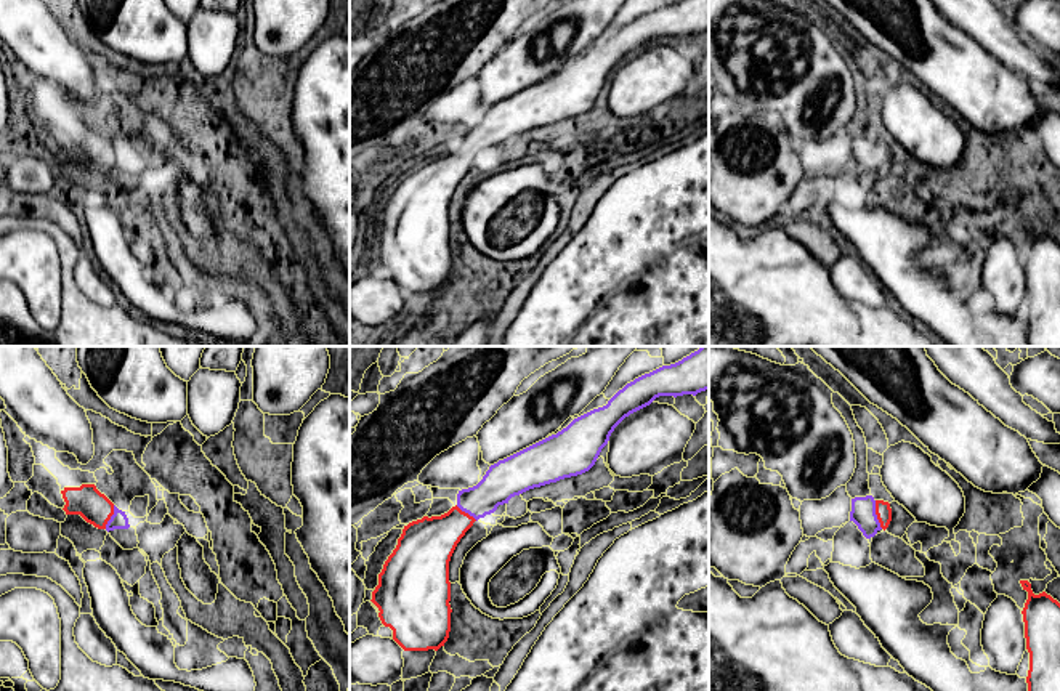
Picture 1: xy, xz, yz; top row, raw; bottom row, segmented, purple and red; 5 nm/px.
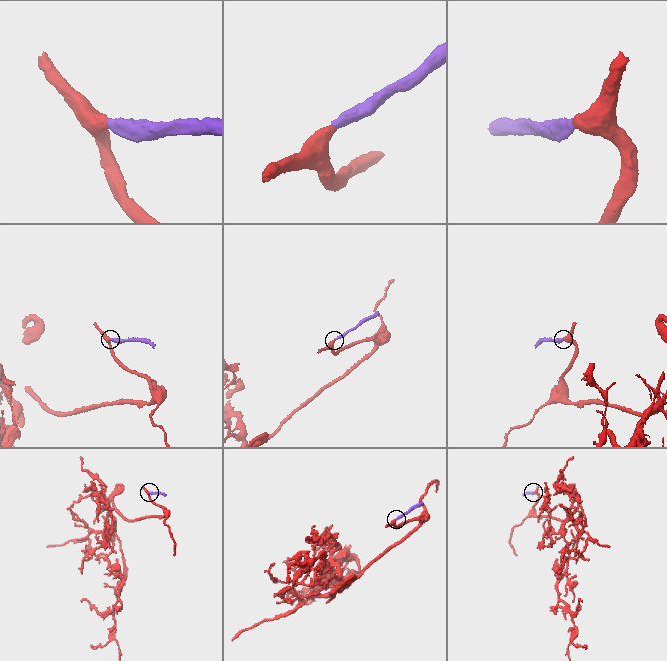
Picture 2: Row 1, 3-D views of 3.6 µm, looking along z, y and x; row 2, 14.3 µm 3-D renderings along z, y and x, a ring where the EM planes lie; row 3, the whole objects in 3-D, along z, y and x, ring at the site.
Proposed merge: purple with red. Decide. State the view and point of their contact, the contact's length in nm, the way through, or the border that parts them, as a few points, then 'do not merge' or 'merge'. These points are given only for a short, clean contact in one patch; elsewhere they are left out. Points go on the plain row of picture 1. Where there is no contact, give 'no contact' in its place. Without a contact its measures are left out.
meets purple in yz at (876, 156); contact 150 nm long; runs through yz (863, 149), (876, 156), (882, 149); merge

